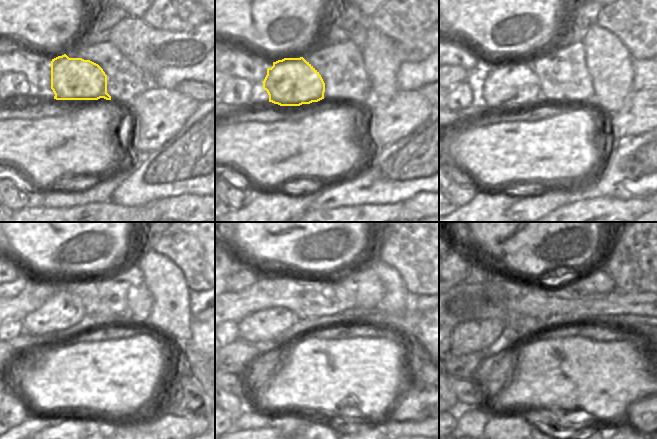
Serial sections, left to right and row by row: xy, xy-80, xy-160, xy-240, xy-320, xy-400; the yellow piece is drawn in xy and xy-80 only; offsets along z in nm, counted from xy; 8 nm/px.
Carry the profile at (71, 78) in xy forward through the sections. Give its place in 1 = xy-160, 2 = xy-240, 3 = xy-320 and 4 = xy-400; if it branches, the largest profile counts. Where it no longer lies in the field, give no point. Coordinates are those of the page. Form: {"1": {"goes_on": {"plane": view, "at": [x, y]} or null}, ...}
{"1": {"goes_on": {"plane": "xy-160", "at": [509, 85]}}, "2": {"goes_on": {"plane": "xy-240", "at": [64, 310]}}, "3": {"goes_on": {"plane": "xy-320", "at": [270, 325]}}, "4": {"goes_on": {"plane": "xy-400", "at": [476, 335]}}}

